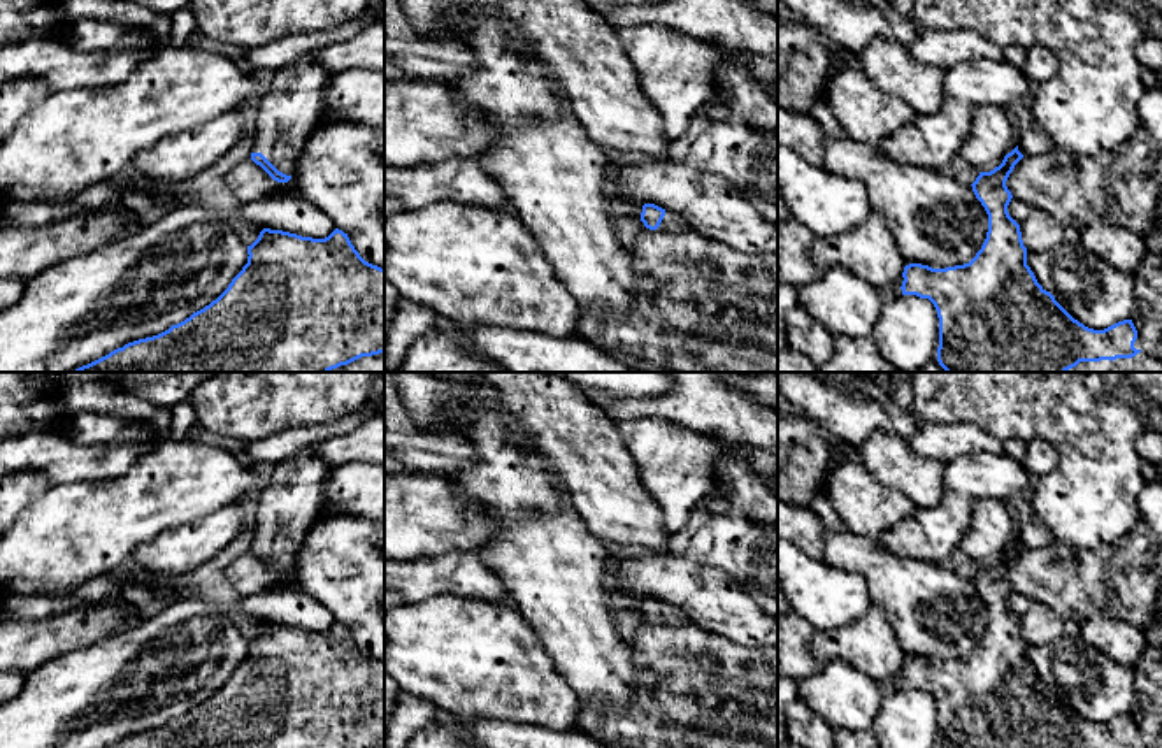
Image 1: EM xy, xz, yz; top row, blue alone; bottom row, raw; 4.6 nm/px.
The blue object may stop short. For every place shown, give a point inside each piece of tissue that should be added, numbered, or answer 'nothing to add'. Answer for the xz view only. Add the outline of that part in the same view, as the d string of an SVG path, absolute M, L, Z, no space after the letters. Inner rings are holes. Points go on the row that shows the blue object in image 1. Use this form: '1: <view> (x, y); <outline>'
1: xz (673, 223); M665 211L665 216L656 230L667 232L667 234L685 234L692 228L683 216Z

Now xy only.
1: xy (283, 118); M305 54L276 70L269 91L251 111L253 153L262 153L279 172L293 176L305 139L325 118L323 88L330 74Z

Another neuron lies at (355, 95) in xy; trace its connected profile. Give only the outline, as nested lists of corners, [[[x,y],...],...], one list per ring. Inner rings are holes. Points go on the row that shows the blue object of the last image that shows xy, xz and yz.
[[[384,68],[330,74],[321,97],[334,119],[384,128]]]

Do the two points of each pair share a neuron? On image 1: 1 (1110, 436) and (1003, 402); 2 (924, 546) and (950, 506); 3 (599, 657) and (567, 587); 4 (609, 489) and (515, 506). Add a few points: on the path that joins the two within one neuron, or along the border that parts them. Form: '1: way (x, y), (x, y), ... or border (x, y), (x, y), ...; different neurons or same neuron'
1: way (1083, 420), (1062, 402), (1029, 402); same neuron
2: way (932, 536), (950, 517); same neuron
3: way (581, 640), (567, 604); same neuron
4: border (541, 459), (559, 478), (564, 503), (587, 527); different neurons

